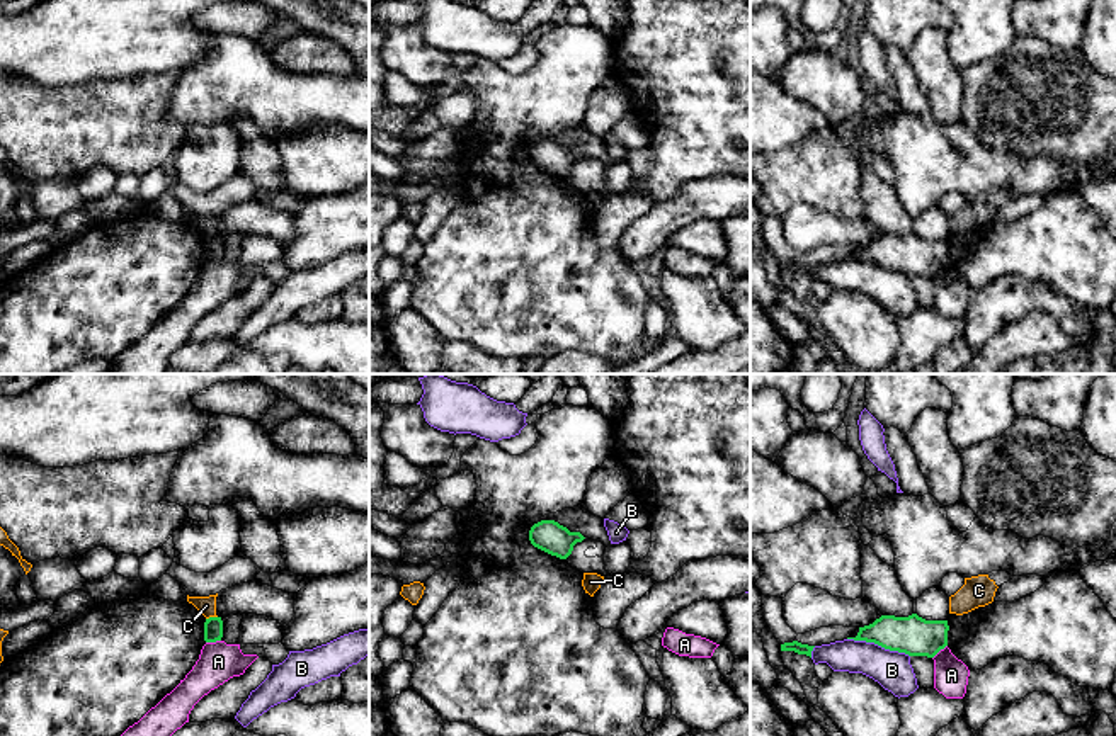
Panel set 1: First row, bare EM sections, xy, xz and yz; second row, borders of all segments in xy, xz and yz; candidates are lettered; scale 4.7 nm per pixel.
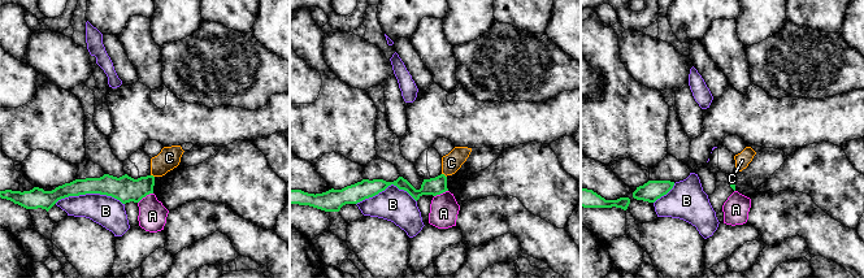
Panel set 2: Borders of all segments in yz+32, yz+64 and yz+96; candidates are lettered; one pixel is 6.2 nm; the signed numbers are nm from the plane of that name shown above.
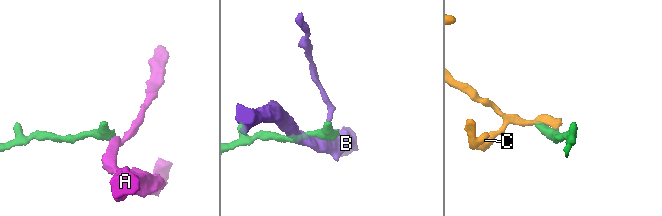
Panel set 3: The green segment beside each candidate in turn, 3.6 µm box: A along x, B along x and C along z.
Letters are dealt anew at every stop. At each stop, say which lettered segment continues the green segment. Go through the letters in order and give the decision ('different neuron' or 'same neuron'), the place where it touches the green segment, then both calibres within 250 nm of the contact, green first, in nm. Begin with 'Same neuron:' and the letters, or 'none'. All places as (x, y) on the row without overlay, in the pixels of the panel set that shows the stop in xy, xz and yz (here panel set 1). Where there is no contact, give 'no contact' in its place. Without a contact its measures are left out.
Same neuron: none
A: different neuron; meets green in xy at (213, 260); 100 nm thick on the green side, 190 nm on the other
B: different neuron; meets green in yz at (878, 264); 190 nm thick on the green side, 180 nm on the other
C: different neuron; meets green in xy at (211, 237); 100 nm thick on the green side, 90 nm on the other

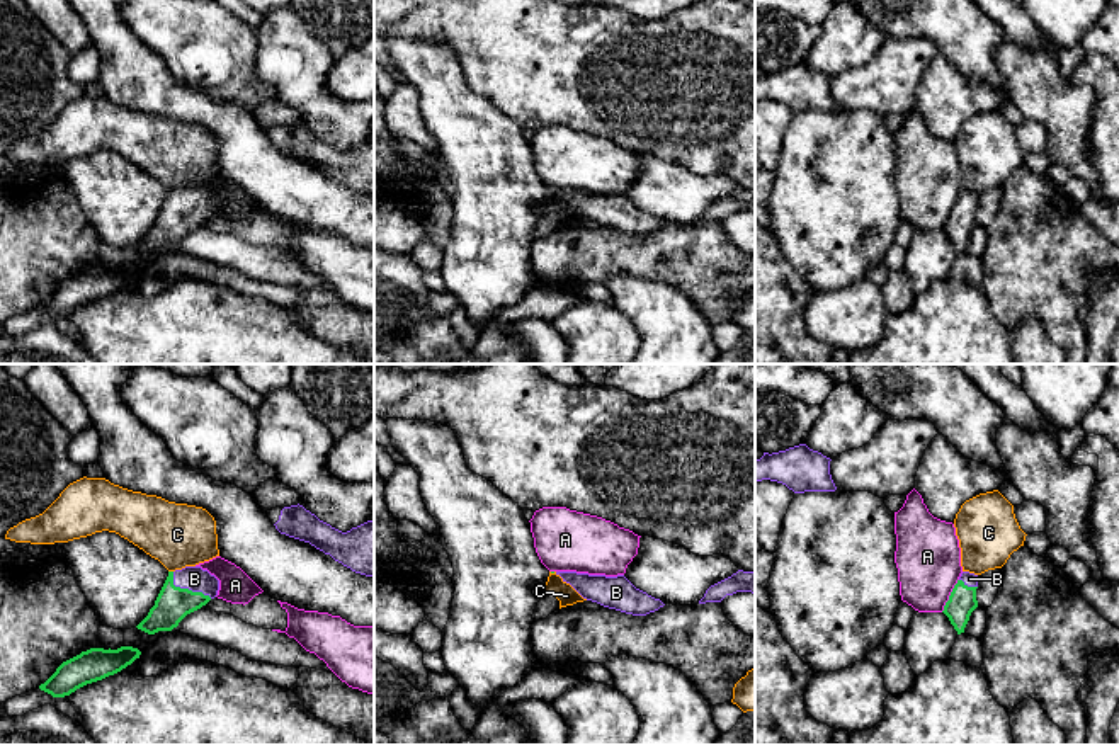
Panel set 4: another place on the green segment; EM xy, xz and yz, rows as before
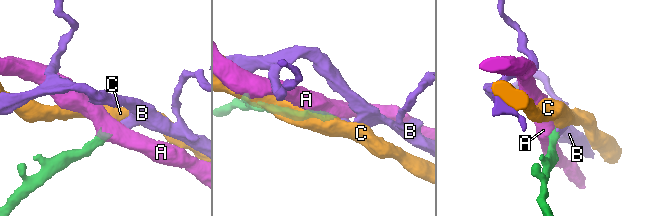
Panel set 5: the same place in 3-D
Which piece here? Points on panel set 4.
Same neuron: B
A: different neuron; meets green in yz at (949, 215); 130 nm thick on the green side, 300 nm on the other
B: same neuron; meets green in xy at (187, 208); 160 nm thick on the green side, 120 nm on the other
C: different neuron; meets green in xy at (170, 191); 160 nm thick on the green side, 300 nm on the other

